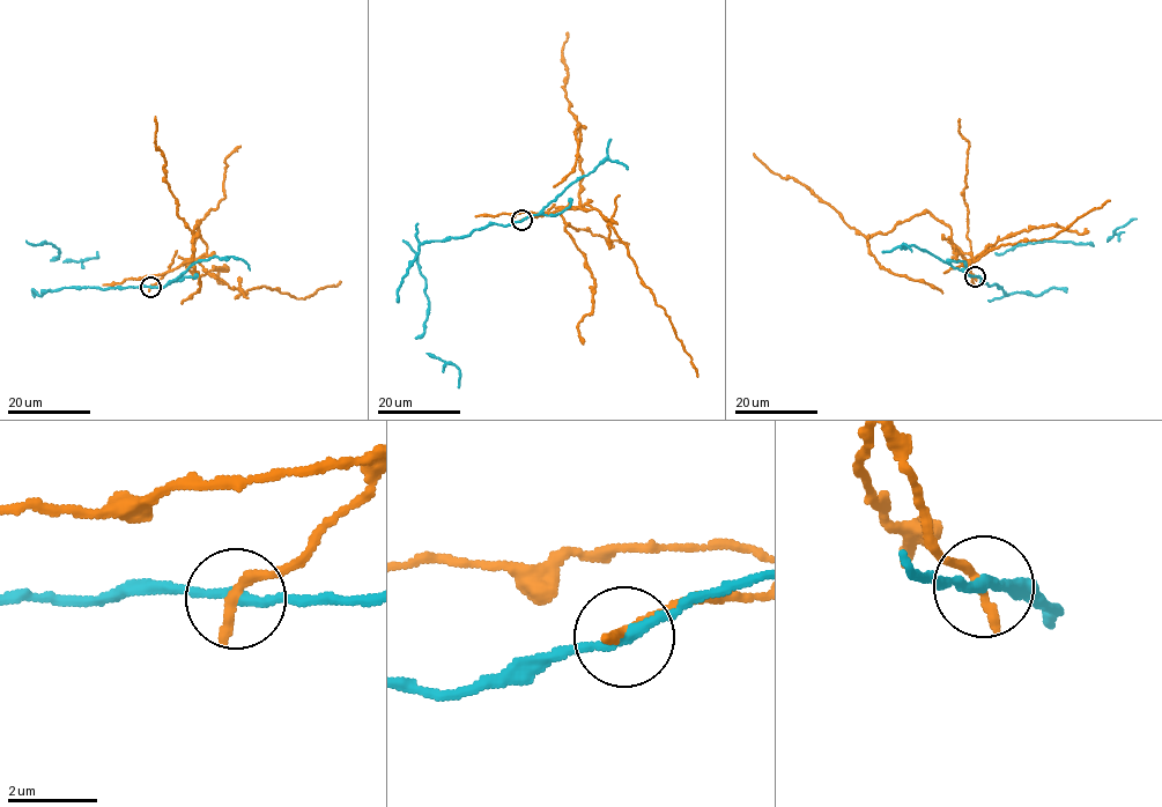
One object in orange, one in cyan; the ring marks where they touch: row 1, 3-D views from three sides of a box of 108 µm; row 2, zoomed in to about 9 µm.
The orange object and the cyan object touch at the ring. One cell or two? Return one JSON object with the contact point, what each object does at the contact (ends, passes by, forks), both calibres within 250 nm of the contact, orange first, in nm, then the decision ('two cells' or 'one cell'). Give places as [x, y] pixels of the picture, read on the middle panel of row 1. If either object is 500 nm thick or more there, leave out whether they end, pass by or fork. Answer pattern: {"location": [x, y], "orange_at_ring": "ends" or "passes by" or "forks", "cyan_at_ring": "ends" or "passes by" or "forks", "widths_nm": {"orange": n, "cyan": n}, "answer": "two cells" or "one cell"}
{"location": [522, 220], "orange_at_ring": "ends", "cyan_at_ring": "passes by", "widths_nm": {"orange": 300, "cyan": 220}, "answer": "two cells"}

